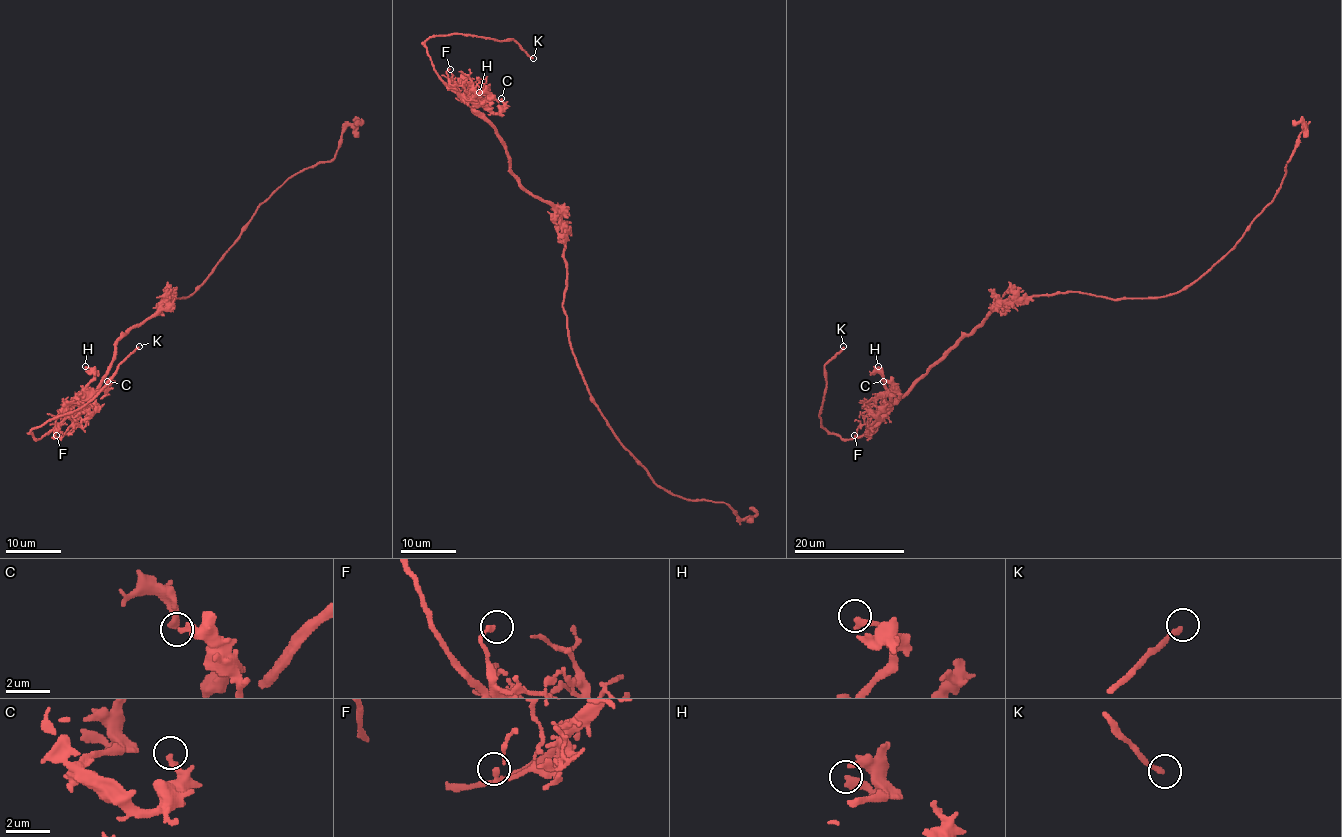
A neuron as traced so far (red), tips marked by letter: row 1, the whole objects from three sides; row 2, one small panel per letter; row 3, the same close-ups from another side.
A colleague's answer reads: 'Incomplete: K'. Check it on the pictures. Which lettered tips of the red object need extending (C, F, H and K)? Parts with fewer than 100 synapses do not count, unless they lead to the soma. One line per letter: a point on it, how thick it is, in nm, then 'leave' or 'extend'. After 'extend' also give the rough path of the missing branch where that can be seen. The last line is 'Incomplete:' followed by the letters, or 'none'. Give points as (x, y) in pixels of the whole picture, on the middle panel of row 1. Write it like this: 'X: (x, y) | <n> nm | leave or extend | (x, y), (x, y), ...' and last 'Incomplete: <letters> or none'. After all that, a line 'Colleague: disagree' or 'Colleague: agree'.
C: (501, 98) | 260 nm | leave
F: (450, 69) | 220 nm | leave
H: (479, 92) | 320 nm | leave
K: (533, 58) | 200 nm | extend | (533, 58), (536, 62), (554, 66), (568, 77), (579, 72), (577, 63), (580, 62)
Incomplete: K
Colleague: agree

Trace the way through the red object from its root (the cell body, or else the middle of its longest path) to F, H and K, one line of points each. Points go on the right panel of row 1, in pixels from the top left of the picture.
F: (1036, 295), (1002, 299), (863, 435), (857, 438), (854, 435)
H: (1036, 295), (1002, 299), (980, 324), (965, 334), (903, 395), (893, 400), (878, 366)
K: (1036, 295), (1002, 299), (878, 421), (849, 439), (828, 432), (820, 418), (824, 366), (843, 346)

